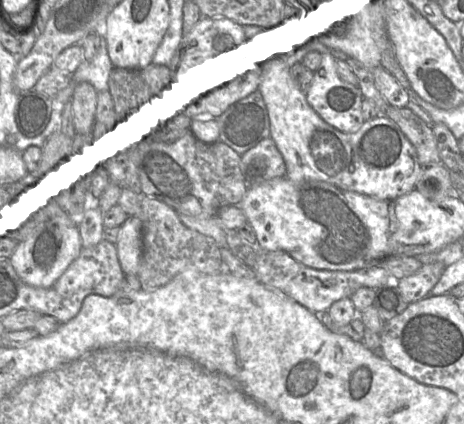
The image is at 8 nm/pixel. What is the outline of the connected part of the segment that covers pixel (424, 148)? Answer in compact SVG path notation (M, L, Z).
M390 104L385 116L399 126L414 146L421 166L441 163L432 123L427 123L407 107L393 107Z

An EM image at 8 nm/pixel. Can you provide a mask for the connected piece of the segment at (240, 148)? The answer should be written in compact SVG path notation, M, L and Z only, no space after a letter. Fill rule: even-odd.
M255 87L230 103L215 118L219 128L218 139L230 146L239 155L254 146L258 141L270 136L270 122L264 99Z

